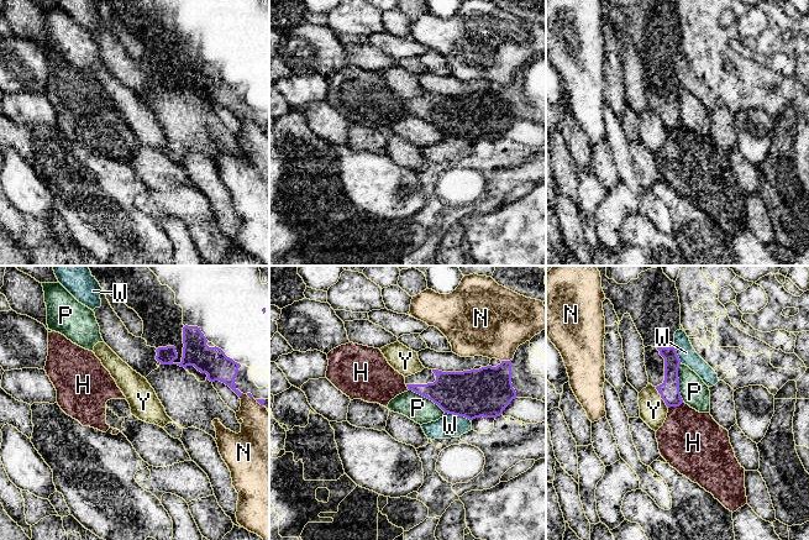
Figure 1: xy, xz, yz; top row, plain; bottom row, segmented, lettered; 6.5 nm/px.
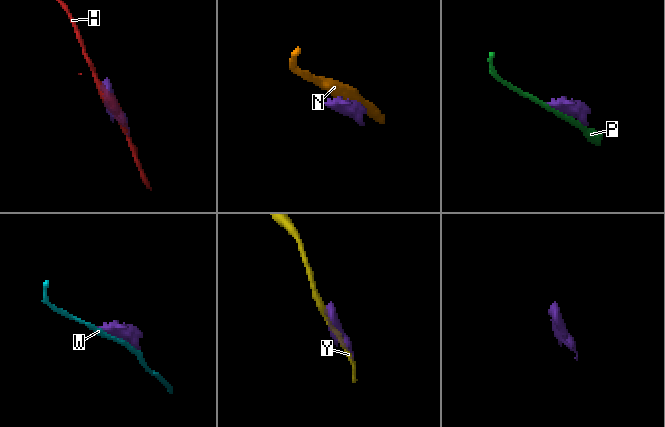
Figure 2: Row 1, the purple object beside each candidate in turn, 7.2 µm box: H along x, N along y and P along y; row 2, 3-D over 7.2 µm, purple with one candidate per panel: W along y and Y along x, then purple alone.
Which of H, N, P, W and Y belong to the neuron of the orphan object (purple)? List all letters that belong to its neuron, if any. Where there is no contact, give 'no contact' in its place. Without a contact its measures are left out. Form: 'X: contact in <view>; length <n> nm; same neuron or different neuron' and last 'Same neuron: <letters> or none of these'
H: contact in yz; length 110 nm; different neuron
N: contact in xz; length 70 nm; different neuron
P: contact in yz; length 240 nm; different neuron
W: contact in xz; length 180 nm; different neuron
Y: contact in yz; length 160 nm; different neuron
Same neuron: none of these

